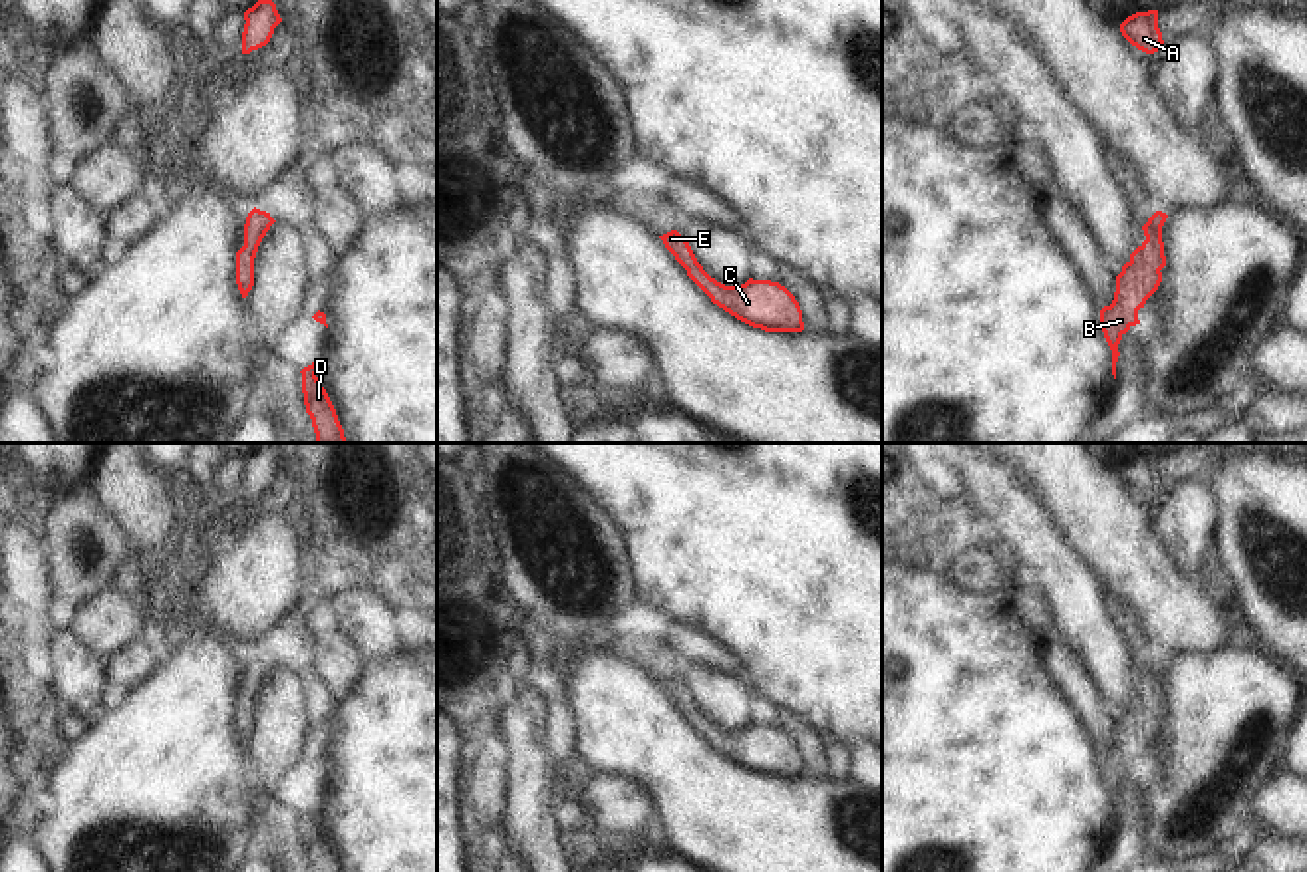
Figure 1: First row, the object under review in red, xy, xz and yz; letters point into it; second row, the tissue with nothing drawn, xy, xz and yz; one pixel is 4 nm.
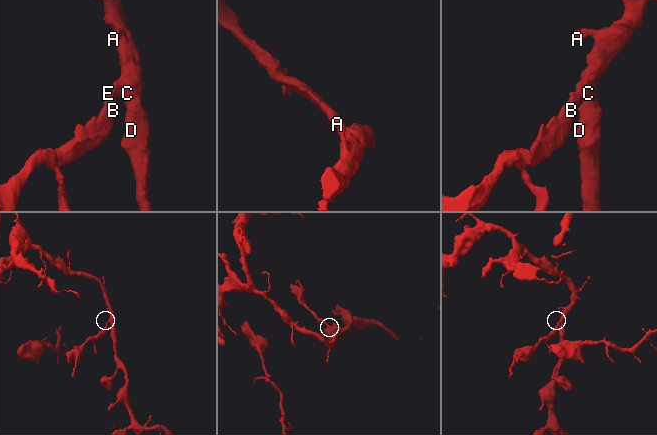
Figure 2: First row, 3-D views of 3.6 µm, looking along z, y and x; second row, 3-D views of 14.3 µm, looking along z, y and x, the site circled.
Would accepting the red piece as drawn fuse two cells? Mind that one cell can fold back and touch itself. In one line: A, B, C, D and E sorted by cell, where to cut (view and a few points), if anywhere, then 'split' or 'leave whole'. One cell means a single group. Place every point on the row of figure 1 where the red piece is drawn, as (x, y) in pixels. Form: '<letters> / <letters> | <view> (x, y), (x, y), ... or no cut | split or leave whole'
A B C D E | no cut | leave whole

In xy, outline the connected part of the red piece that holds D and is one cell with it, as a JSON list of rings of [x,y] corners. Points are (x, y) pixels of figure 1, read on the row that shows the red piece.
[[[314,360],[302,373],[302,393],[306,413],[312,419],[312,427],[316,433],[316,443],[348,443],[344,437],[344,429],[338,421],[336,409],[320,385],[316,373],[320,369],[320,360]]]

